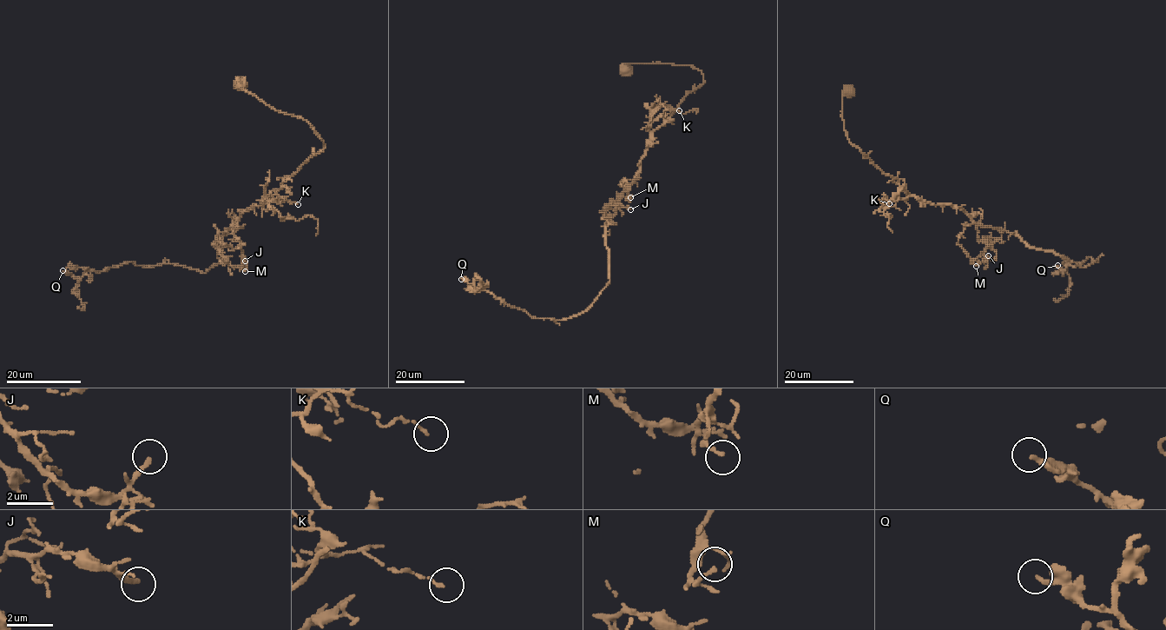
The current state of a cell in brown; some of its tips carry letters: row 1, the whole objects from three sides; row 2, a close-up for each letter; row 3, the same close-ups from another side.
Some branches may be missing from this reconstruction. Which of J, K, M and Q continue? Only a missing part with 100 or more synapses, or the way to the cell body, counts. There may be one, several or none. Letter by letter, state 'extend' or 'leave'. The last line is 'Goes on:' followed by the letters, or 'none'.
J: leave
K: leave
M: leave
Q: leave
Goes on: none

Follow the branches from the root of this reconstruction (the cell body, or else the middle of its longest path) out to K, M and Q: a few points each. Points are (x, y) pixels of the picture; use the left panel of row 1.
K: (240, 83), (276, 110), (303, 118), (323, 141), (321, 151), (266, 195), (266, 202), (284, 198), (298, 204)
M: (240, 83), (276, 110), (303, 118), (324, 145), (238, 219), (234, 235), (245, 271)
Q: (240, 83), (303, 118), (324, 149), (219, 234), (222, 259), (205, 273), (133, 262), (75, 278), (62, 270)

